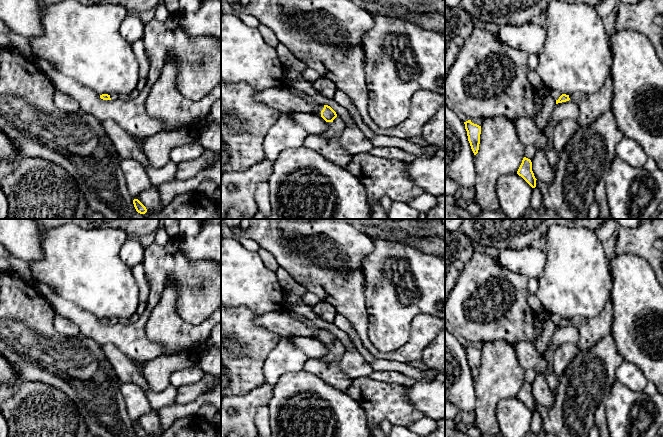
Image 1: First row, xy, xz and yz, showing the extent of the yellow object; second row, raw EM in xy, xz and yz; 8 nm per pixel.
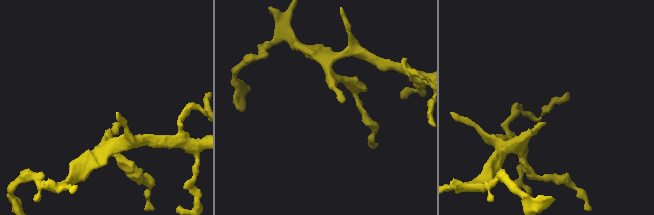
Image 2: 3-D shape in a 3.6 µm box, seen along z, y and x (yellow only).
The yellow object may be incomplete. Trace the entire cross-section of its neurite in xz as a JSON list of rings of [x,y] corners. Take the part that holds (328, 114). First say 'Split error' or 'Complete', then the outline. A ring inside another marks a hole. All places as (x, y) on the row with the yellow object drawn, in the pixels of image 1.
Split error. [[[324,105],[321,111],[321,117],[330,122],[330,127],[325,133],[319,135],[307,134],[303,145],[310,148],[334,164],[347,169],[352,160],[352,155],[345,151],[338,143],[340,135],[345,124],[336,112],[328,105]]]

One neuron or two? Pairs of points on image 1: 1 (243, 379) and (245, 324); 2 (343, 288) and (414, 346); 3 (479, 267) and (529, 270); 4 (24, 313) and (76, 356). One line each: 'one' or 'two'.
1: one
2: one
3: two
4: one

